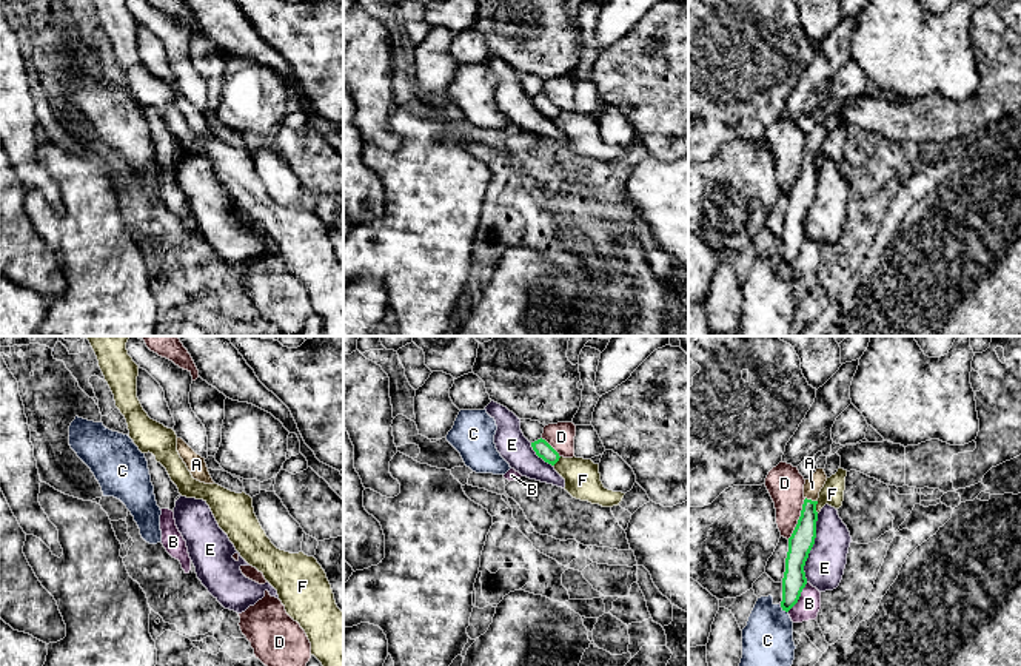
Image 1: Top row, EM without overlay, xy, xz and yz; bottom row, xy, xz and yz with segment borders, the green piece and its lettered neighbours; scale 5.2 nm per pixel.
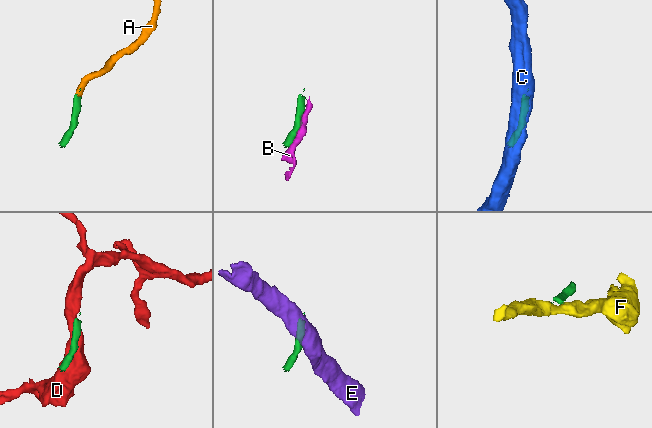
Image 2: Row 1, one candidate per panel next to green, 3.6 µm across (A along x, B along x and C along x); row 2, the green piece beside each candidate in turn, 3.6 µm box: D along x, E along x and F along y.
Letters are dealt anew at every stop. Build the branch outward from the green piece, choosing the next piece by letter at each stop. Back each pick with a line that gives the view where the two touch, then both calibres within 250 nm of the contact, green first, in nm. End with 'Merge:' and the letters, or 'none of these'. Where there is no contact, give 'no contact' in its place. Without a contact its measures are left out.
A: yz | 130/90 nm
Merge: A

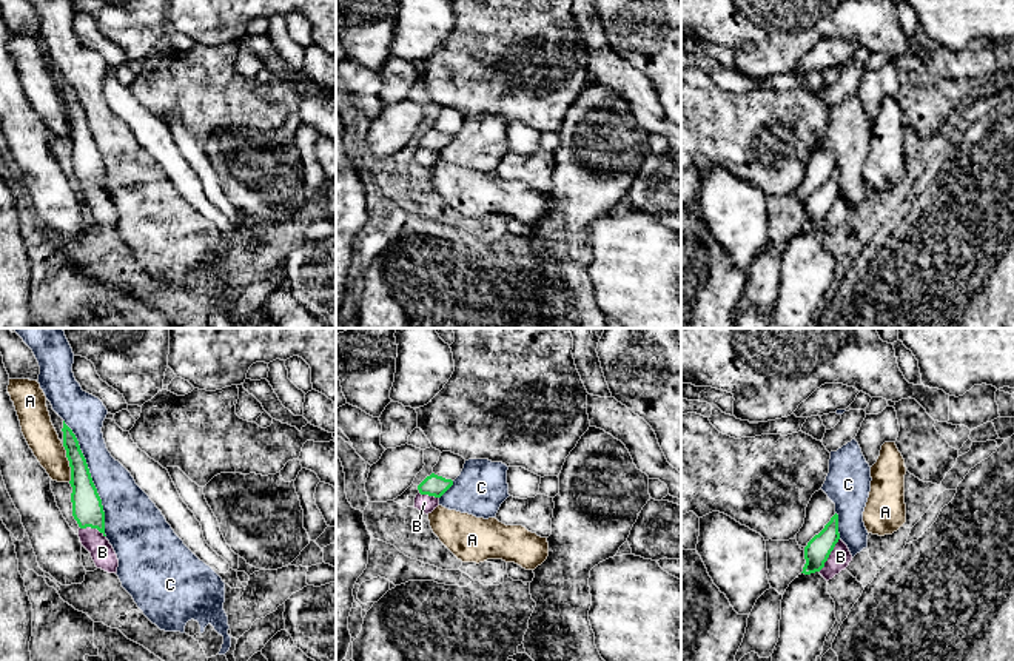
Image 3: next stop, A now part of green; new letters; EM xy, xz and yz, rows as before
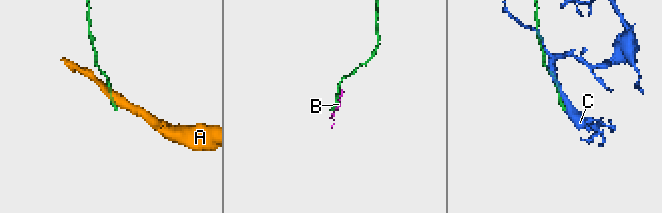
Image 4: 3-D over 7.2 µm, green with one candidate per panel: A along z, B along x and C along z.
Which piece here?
Merge: none of these

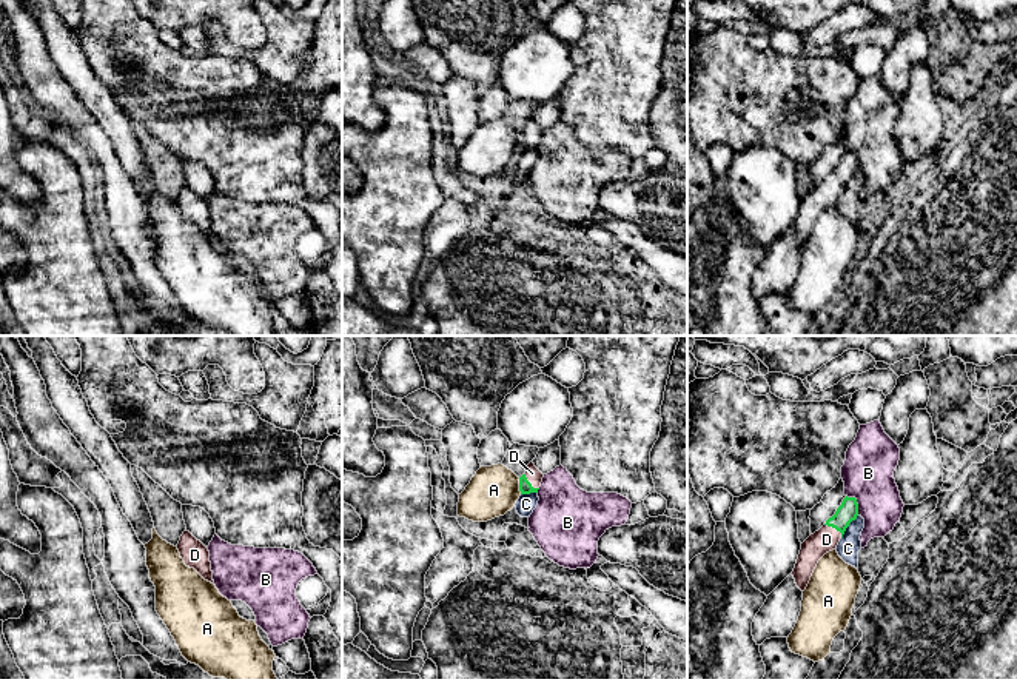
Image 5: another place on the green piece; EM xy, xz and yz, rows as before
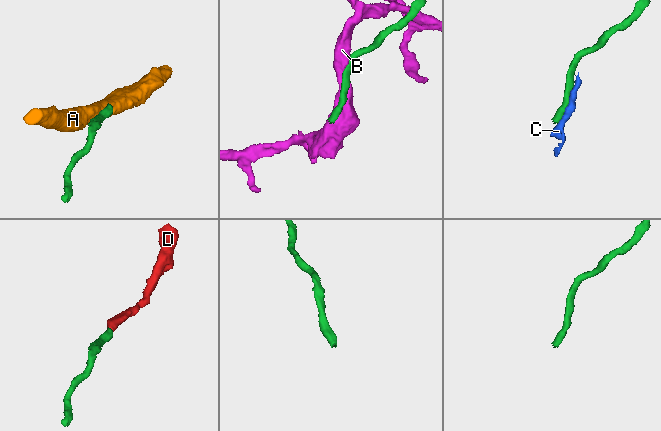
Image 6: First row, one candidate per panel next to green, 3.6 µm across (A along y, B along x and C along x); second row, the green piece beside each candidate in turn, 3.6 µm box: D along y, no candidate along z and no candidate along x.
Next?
D: yz | 110/130 nm
Merge: D

